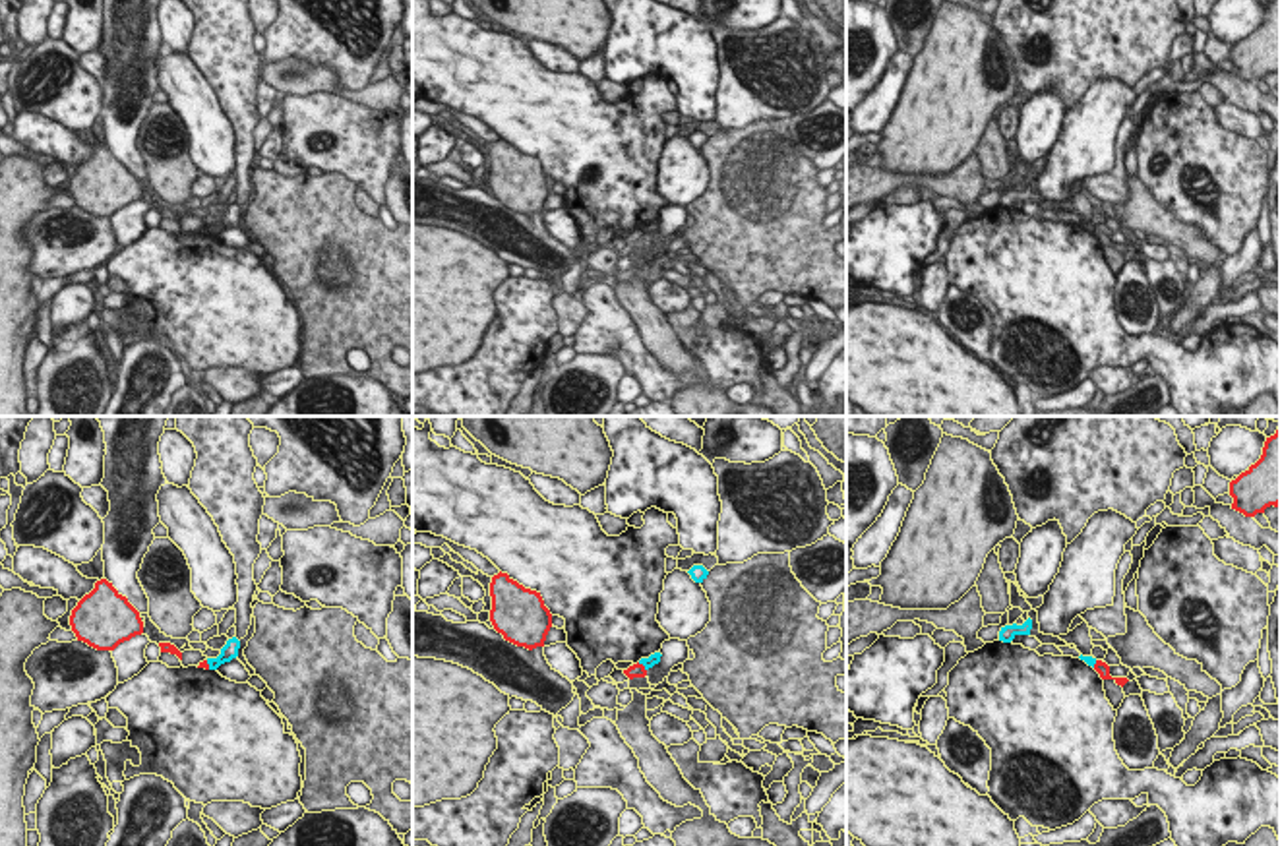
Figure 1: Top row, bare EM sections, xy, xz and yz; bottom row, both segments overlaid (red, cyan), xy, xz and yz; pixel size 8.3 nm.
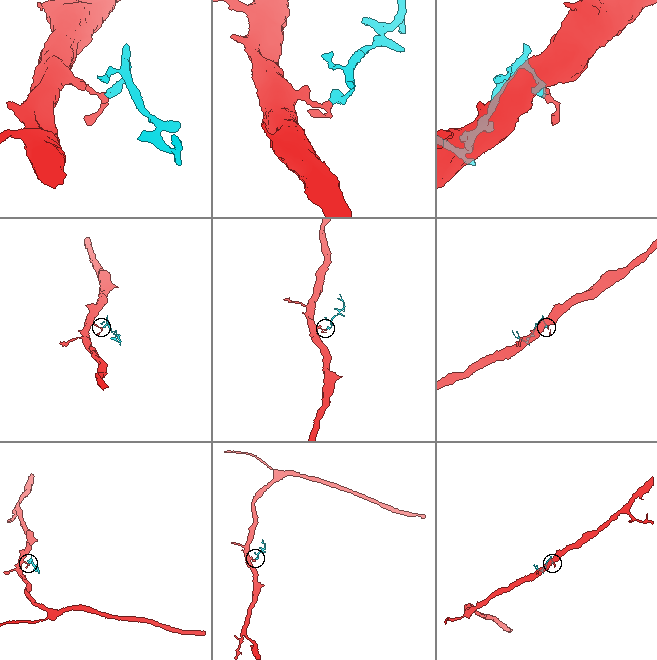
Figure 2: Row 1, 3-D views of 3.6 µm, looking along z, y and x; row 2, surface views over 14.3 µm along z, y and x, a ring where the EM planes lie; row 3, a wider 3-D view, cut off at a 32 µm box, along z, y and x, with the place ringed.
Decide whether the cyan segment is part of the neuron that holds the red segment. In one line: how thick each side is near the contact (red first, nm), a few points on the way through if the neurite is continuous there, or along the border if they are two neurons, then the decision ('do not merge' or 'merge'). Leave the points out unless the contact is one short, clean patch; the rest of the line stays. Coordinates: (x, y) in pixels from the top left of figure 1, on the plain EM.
130 nm thick on the red side, 90 nm on the other; border along xz (638, 229), (645, 237); do not merge

